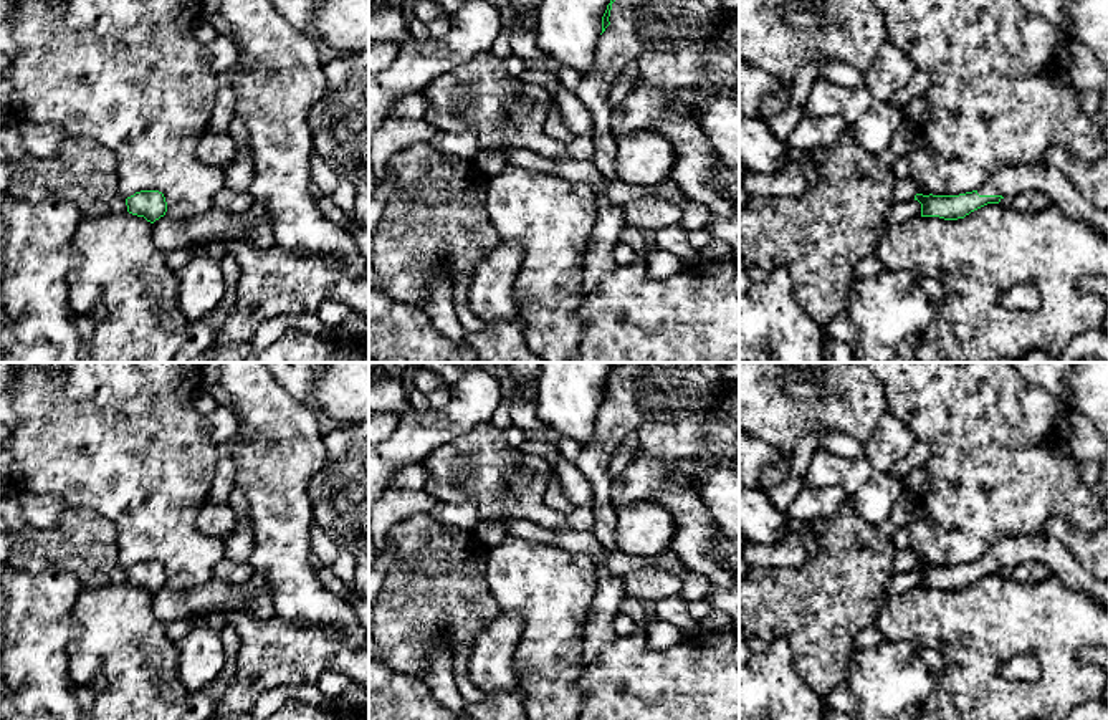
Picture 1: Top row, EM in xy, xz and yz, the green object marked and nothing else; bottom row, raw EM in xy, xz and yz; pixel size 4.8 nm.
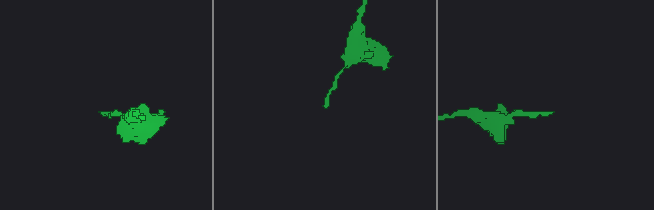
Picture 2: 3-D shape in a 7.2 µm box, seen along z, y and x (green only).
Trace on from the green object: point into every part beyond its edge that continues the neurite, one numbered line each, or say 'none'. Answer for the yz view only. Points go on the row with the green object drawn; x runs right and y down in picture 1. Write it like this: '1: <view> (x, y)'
1: yz (1011, 181)

